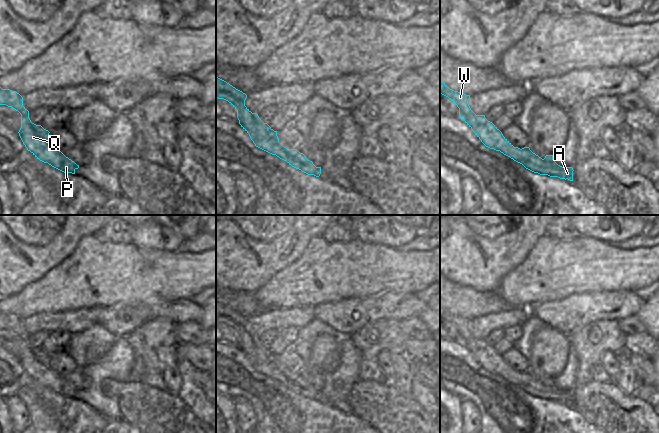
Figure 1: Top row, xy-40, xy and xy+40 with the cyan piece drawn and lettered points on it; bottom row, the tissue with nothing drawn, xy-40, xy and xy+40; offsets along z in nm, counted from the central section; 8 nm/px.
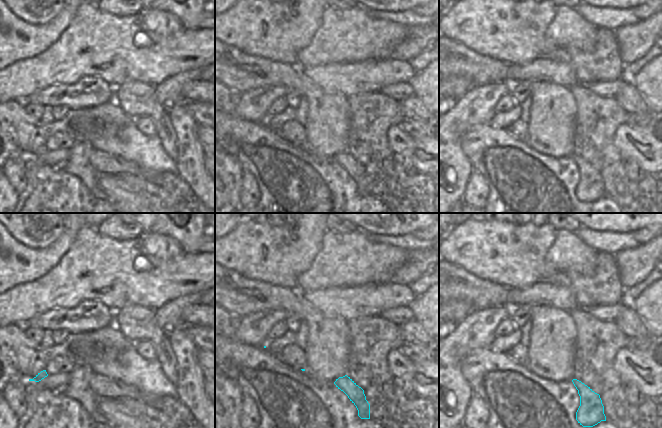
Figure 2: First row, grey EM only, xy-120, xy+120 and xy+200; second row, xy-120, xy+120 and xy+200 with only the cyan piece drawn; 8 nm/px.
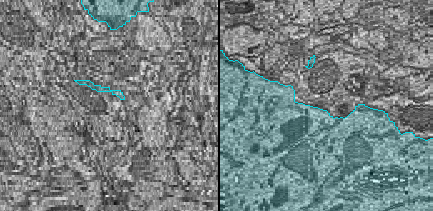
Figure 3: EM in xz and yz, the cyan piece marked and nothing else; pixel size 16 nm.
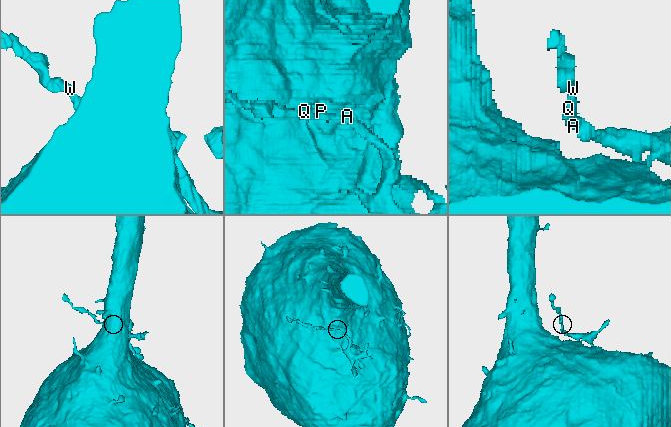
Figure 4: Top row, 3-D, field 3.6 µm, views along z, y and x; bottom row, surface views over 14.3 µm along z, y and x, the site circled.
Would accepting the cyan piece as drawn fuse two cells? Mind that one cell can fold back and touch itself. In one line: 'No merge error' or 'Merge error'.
Merge error.

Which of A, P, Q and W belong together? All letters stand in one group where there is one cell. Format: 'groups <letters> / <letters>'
groups A / P Q W

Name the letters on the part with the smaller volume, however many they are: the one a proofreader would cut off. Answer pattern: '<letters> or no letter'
P, Q, W.

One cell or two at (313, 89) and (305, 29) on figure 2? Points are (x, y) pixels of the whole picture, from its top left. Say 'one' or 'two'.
two

